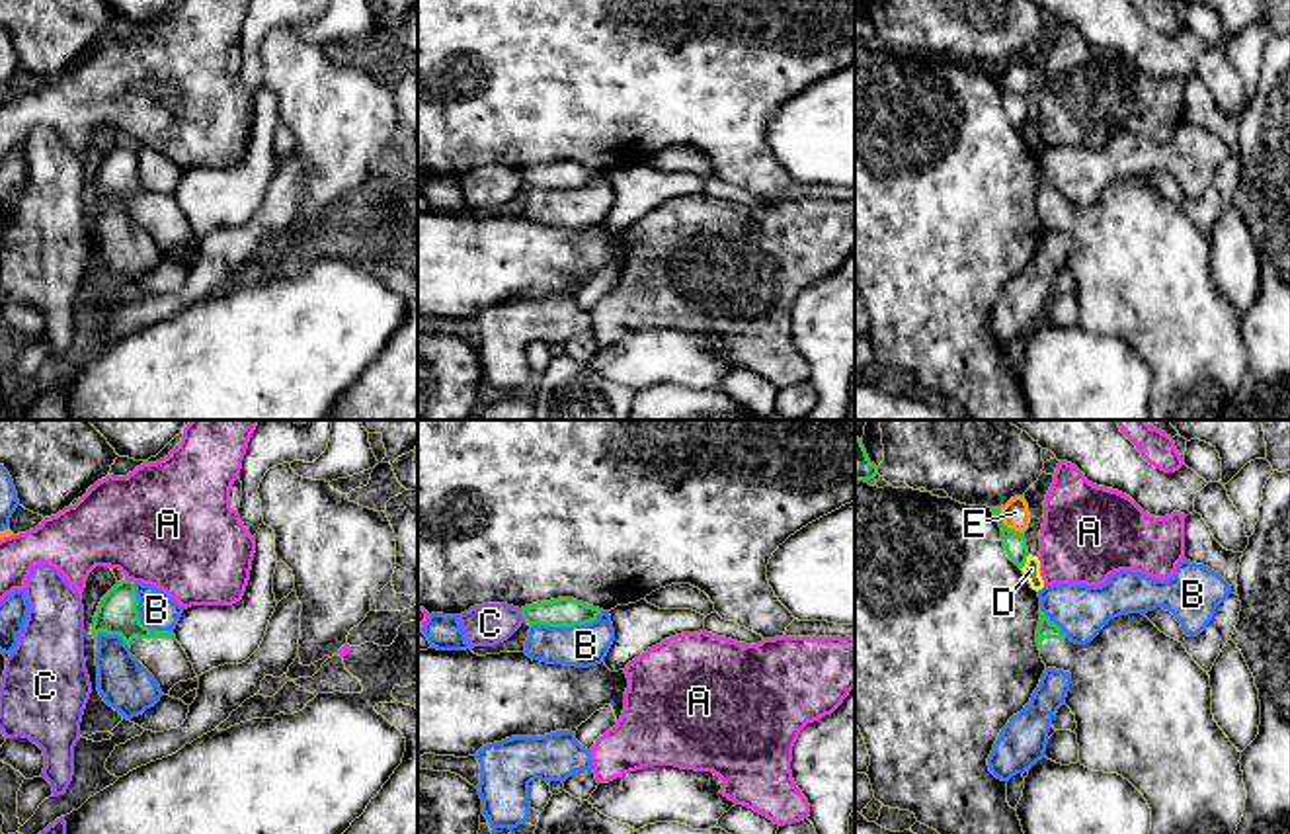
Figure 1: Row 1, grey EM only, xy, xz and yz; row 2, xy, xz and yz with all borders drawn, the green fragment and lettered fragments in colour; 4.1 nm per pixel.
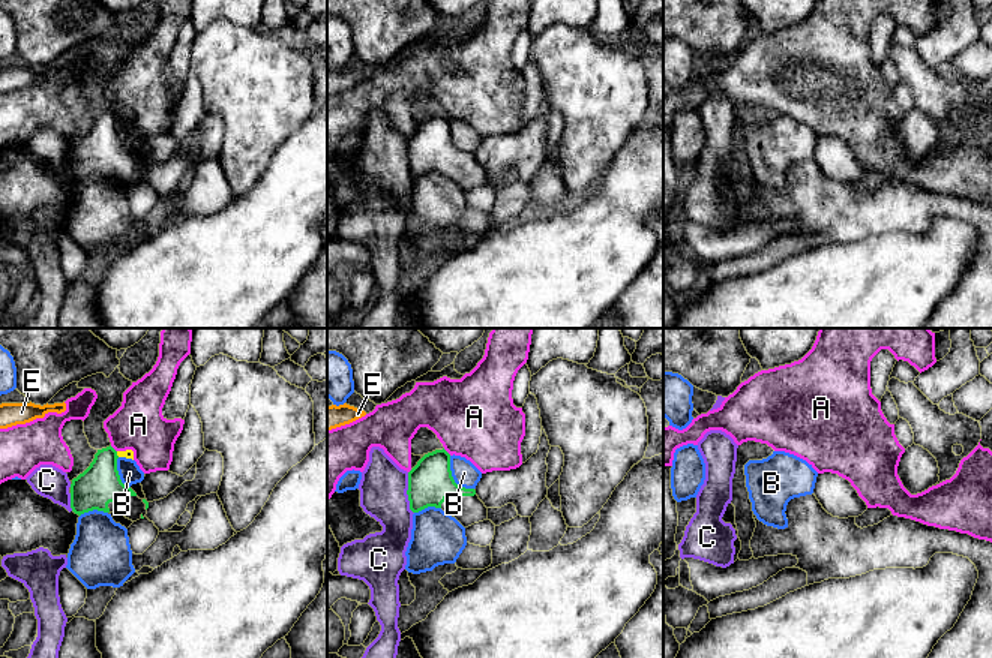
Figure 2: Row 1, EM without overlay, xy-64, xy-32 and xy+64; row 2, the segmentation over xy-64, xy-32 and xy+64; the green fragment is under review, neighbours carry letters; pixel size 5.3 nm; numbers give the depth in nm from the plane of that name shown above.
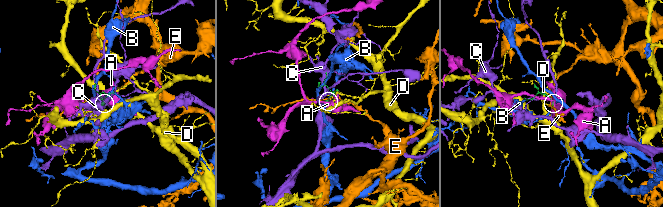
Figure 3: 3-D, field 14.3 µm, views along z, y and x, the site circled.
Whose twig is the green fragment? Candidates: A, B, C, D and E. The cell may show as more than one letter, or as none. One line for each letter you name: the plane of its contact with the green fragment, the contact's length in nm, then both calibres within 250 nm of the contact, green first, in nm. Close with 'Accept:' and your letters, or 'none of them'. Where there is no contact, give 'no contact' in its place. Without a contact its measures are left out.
Accept: none of them

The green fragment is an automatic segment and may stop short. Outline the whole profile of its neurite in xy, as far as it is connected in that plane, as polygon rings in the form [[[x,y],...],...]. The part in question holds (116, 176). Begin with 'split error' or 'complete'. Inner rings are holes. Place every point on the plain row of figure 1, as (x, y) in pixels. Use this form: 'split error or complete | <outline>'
split error | [[[121,143],[117,145],[100,164],[98,174],[94,178],[92,186],[92,197],[96,201],[96,215],[98,215],[98,197],[119,197],[125,207],[131,211],[131,217],[154,238],[164,258],[170,258],[170,252],[180,246],[187,244],[199,238],[193,232],[193,227],[189,225],[185,213],[176,203],[176,197],[172,193],[156,193],[148,191],[139,182],[139,160],[135,154],[133,143]]]

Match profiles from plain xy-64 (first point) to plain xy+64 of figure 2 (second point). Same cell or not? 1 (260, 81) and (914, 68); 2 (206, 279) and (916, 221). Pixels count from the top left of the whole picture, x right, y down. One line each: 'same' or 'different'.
1: same
2: different

